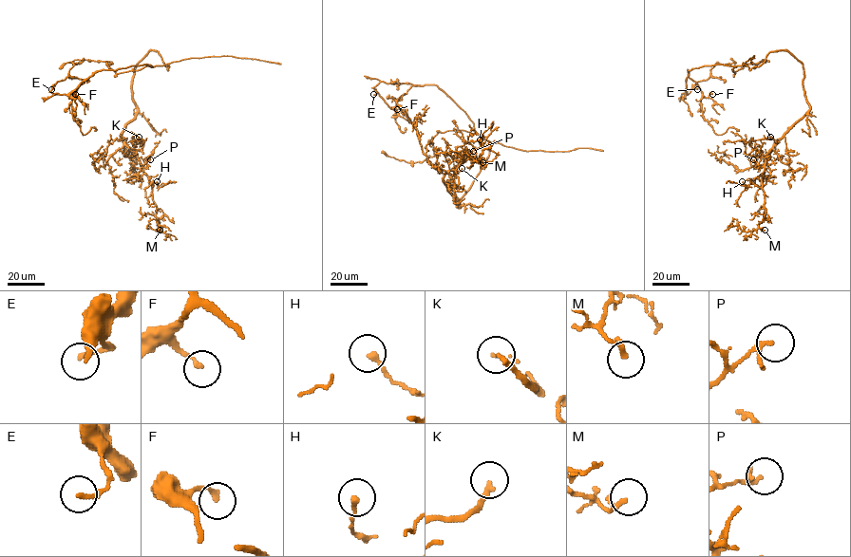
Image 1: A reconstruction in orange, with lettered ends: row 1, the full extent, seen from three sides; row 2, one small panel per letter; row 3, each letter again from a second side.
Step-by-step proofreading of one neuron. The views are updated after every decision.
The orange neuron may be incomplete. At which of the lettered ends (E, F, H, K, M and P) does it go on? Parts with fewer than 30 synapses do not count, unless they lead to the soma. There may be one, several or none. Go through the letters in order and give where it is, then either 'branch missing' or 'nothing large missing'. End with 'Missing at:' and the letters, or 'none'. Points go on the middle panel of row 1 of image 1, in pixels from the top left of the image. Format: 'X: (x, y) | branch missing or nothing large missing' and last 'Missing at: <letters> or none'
E: (373, 94) | nothing large missing
F: (397, 109) | nothing large missing
H: (480, 139) | nothing large missing
K: (462, 168) | branch missing
M: (482, 162) | nothing large missing
P: (473, 151) | nothing large missing
Missing at: K

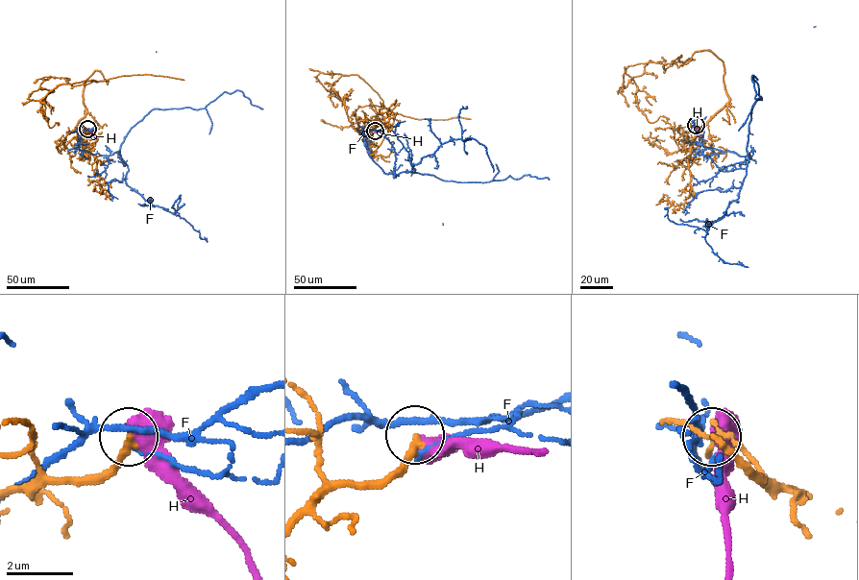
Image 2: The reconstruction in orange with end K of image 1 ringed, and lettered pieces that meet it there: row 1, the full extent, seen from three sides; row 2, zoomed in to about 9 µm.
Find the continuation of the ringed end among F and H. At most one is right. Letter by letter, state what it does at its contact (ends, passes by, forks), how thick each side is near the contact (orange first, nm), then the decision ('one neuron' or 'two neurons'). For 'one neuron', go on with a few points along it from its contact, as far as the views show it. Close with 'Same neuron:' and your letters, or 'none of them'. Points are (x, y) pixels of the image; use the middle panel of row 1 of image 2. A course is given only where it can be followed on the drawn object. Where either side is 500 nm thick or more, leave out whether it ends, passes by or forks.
F: it ends; calibres 280 and 140 nm; two neurons
H: calibres 260 and 550 nm; two neurons
Same neuron: none of them

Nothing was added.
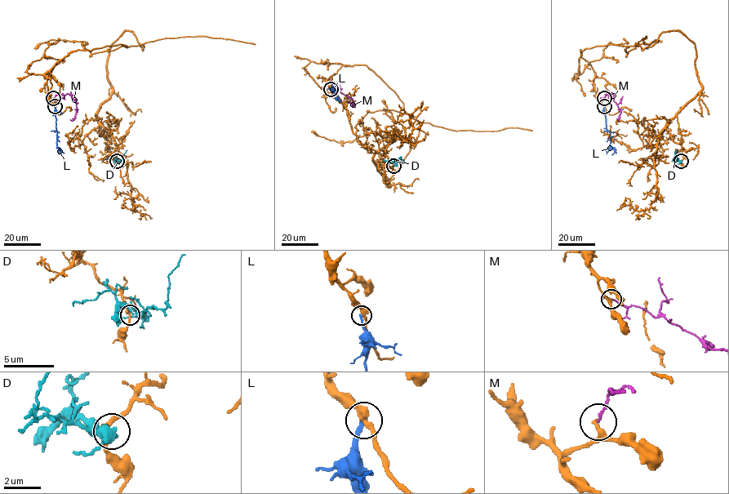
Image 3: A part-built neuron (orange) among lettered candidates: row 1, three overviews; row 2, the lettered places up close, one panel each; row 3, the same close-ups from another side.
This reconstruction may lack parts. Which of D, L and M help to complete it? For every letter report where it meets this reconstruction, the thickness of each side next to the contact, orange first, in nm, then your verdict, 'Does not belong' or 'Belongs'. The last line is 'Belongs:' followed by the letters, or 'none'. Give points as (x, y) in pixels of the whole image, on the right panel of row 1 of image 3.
D: Touches orange at (681, 161). Thickness 220 nm (orange) against 240 nm. Does not belong
L: Touches orange at (604, 106). Thickness 360 nm (orange) against 280 nm. Does not belong
M: Touches orange at (604, 98). Thickness 240 nm (orange) against 120 nm. Belongs
Belongs: M

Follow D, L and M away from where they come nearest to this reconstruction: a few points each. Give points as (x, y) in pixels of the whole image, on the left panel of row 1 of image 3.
D: (117, 162), (123, 160), (126, 150)
L: (55, 106), (59, 153)
M: (53, 98), (55, 95), (67, 94), (71, 96), (77, 111), (75, 118), (70, 119)

